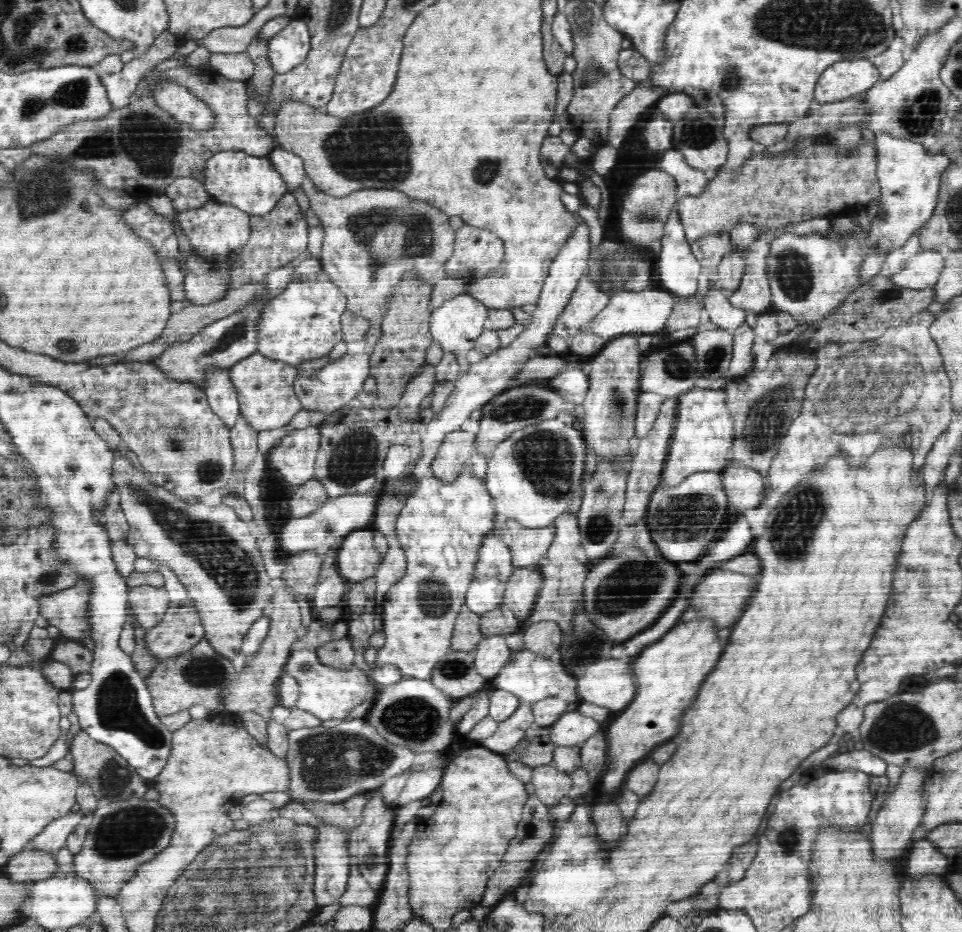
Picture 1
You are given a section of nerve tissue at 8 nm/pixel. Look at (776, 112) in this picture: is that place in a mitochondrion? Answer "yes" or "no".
no

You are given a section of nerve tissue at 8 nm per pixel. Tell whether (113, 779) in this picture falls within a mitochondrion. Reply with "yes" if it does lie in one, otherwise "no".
yes

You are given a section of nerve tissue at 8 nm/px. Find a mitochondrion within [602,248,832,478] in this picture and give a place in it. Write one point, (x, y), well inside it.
(767, 418)

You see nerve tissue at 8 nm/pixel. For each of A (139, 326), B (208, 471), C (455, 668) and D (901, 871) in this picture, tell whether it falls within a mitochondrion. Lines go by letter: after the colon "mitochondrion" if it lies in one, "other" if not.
A: other
B: mitochondrion
C: mitochondrion
D: other

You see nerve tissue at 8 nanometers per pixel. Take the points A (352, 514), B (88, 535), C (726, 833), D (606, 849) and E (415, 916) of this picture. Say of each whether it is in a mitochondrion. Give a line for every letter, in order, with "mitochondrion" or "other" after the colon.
A: other
B: other
C: other
D: other
E: other

